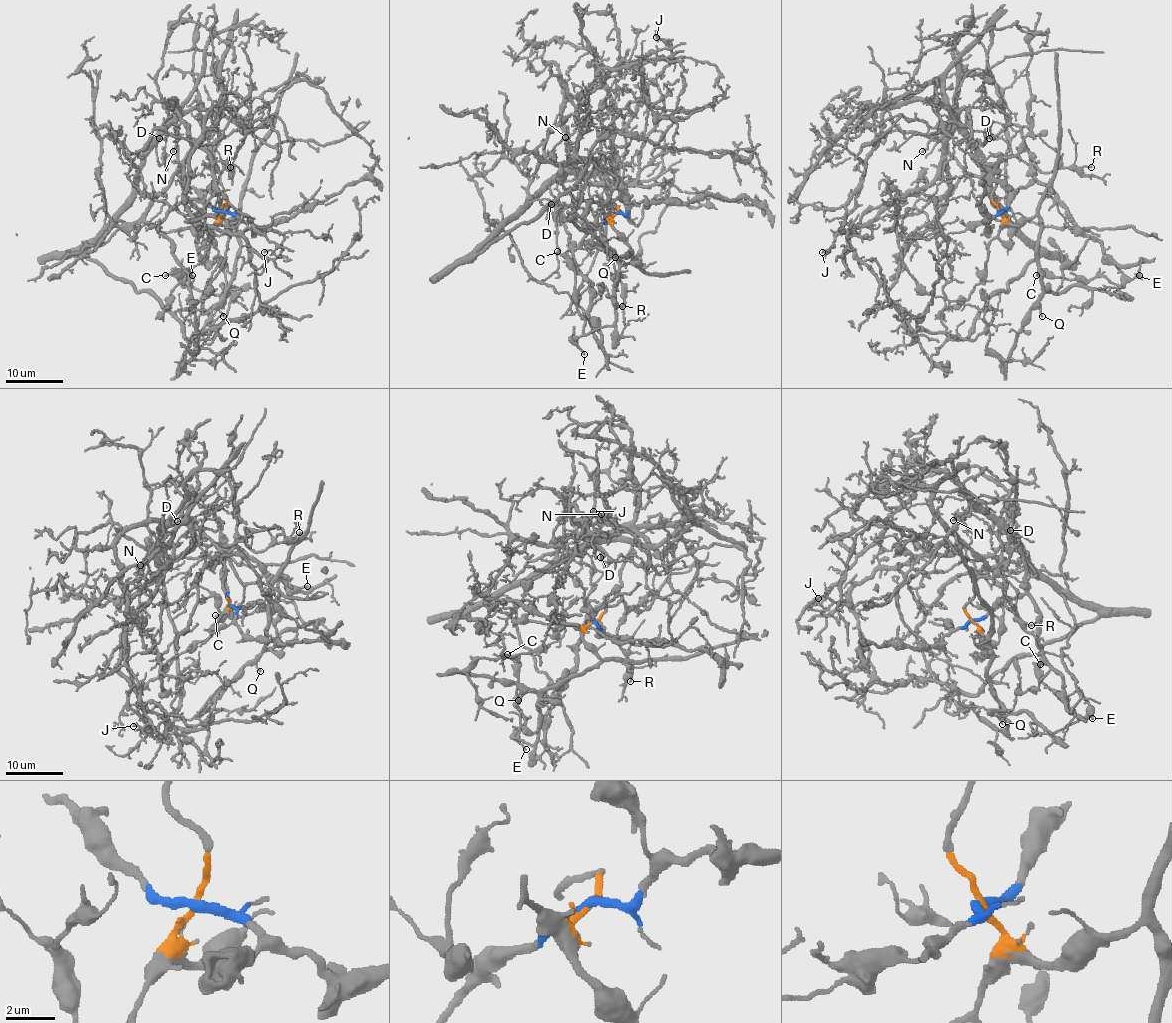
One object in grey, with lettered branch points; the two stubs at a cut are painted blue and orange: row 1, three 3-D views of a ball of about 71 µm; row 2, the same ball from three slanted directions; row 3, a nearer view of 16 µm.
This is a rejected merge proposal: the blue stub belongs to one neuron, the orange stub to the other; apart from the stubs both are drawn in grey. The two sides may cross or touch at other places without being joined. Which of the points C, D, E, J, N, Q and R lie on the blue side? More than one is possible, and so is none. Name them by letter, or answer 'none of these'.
D, J, N

